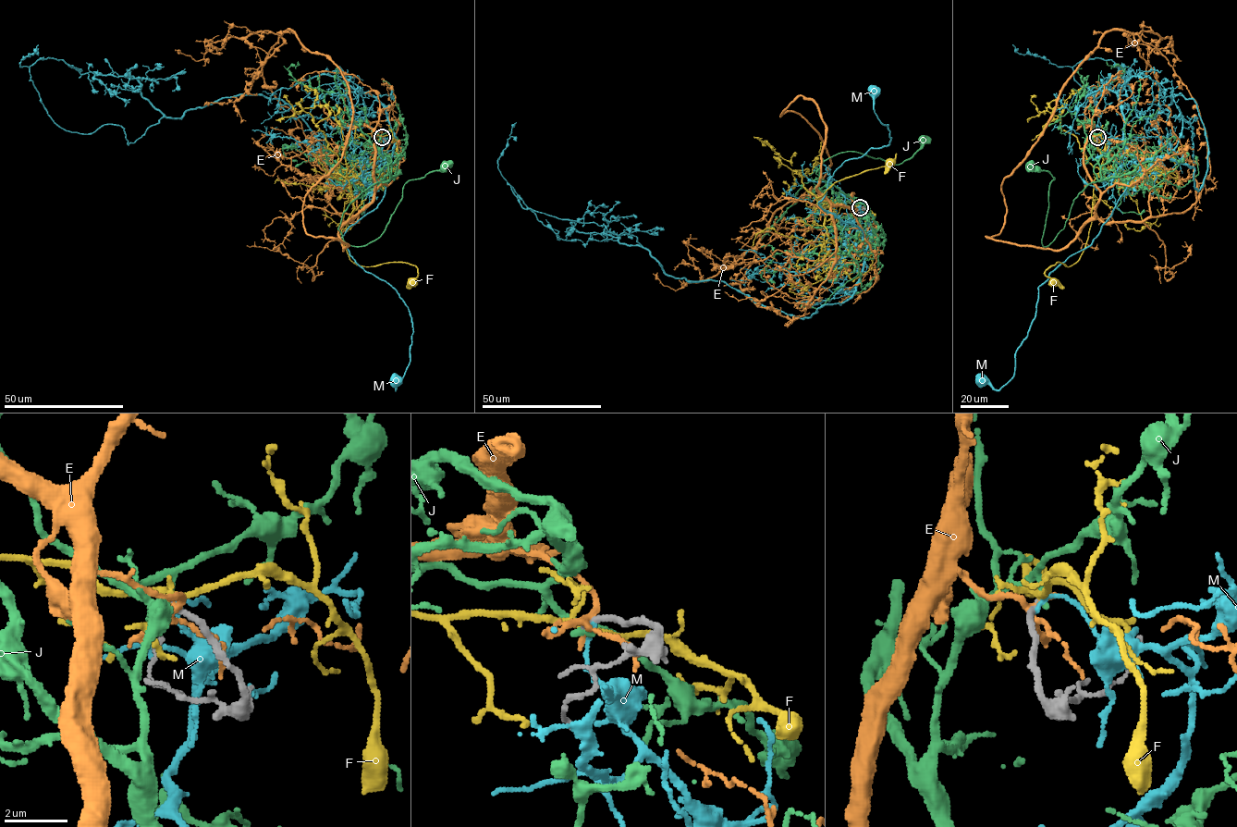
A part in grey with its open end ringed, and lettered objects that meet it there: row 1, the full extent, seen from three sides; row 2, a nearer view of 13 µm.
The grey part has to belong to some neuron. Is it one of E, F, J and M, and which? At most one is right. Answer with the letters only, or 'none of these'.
none of these

